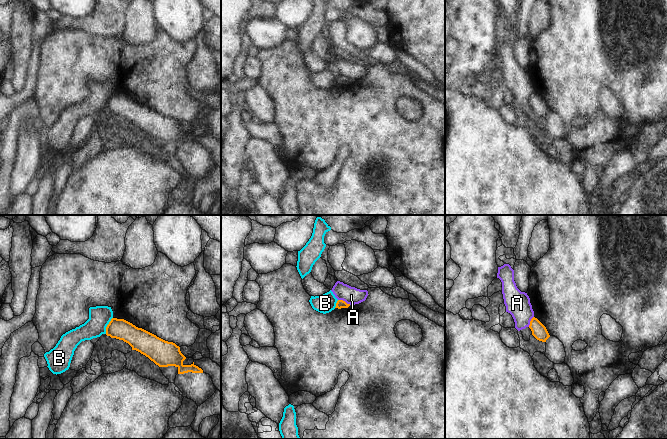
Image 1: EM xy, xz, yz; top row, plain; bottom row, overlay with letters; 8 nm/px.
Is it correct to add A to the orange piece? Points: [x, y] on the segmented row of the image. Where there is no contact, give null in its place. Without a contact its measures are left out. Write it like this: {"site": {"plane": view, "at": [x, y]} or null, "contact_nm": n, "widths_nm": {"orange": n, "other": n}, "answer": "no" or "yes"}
{"site": {"plane": "xz", "at": [344, 301]}, "contact_nm": 110, "widths_nm": {"orange": 70, "other": 140}, "answer": "no"}

